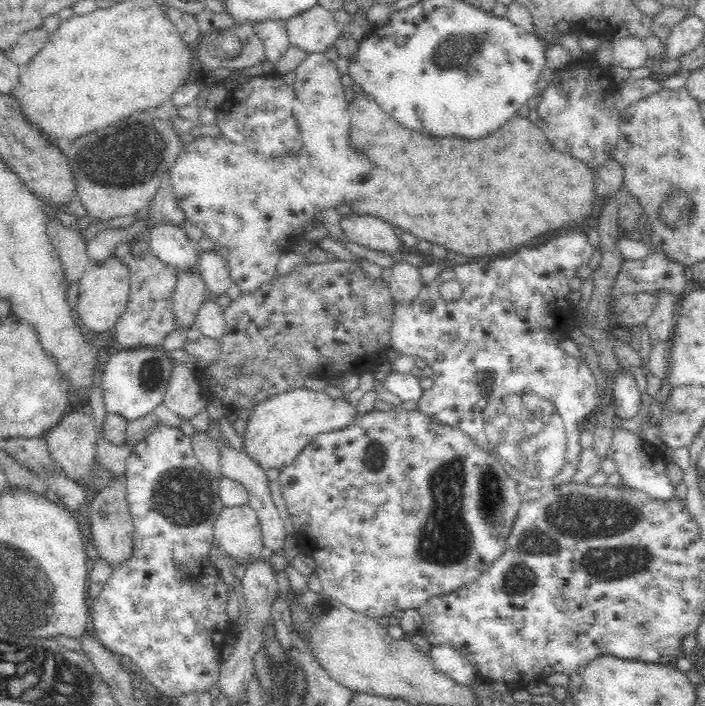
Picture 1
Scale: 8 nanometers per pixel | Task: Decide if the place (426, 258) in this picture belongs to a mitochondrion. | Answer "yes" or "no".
no

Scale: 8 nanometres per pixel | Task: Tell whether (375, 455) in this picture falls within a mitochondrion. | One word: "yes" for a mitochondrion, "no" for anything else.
yes

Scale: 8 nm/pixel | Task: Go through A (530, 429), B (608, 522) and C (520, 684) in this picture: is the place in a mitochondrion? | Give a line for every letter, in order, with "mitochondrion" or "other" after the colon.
A: mitochondrion
B: mitochondrion
C: other

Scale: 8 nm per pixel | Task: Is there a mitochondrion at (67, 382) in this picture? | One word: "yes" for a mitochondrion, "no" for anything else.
no

